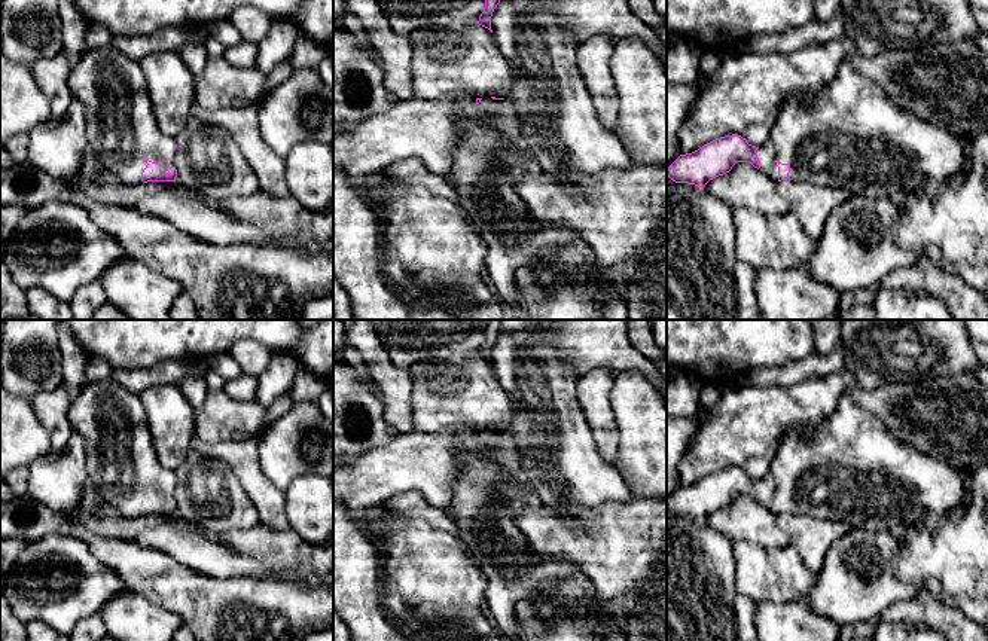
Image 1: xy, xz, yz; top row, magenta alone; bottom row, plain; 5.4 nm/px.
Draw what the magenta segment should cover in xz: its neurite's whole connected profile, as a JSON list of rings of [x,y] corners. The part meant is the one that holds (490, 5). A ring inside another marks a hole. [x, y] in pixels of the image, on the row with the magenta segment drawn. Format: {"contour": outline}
{"contour": [[[485,0],[485,9],[481,13],[479,21],[478,21],[479,25],[488,28],[491,33],[493,33],[491,16],[498,3],[500,0]]]}

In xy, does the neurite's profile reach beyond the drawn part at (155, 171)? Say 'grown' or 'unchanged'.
grown

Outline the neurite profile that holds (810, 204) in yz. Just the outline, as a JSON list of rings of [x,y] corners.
[[[793,180],[778,181],[777,189],[803,232],[814,241],[818,241],[830,213],[853,196],[847,189]]]

